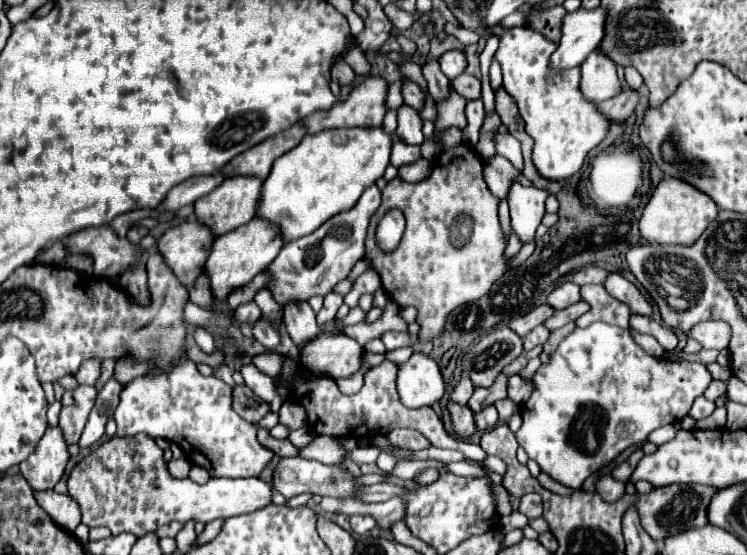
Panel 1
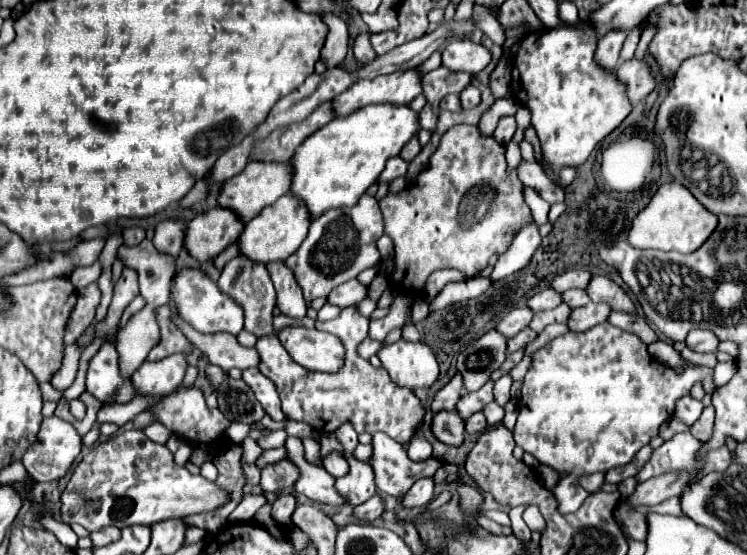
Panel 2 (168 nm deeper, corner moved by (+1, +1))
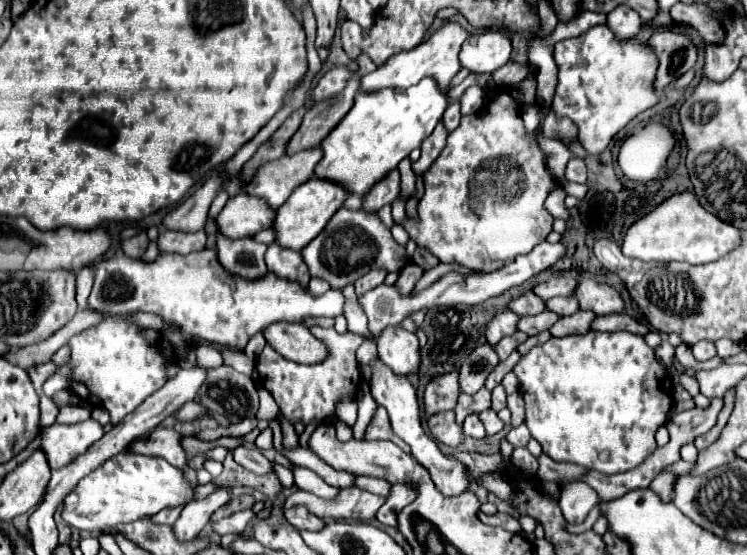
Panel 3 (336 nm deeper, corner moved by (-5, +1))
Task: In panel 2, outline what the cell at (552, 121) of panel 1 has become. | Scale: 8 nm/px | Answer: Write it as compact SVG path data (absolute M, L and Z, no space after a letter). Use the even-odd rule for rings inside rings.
M584 24L578 28L540 30L526 34L512 64L512 92L532 114L544 160L552 170L582 166L596 144L604 140L630 114L626 88L614 74L594 62L596 36Z

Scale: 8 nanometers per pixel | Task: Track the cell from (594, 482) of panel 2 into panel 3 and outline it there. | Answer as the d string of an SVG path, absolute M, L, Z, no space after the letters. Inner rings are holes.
M542 454L538 458L538 476L540 480L552 480L552 482L560 482L560 480L578 480L586 470L578 464L570 464L570 462L556 462L550 456Z

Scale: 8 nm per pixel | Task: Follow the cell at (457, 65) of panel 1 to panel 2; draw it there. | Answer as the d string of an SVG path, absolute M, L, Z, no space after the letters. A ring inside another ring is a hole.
M452 40L442 50L442 66L452 72L476 74L490 62L490 52L472 40Z

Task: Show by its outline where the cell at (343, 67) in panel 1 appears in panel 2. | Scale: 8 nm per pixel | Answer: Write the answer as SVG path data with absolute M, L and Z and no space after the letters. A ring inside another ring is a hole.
M324 14L324 22L328 24L328 36L322 48L322 60L326 68L336 68L348 52L348 26L334 14Z

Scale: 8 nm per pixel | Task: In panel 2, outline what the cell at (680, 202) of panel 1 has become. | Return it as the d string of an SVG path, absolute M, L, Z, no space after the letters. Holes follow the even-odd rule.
M670 182L662 184L652 196L650 204L634 218L628 242L634 248L656 248L656 250L678 250L682 254L690 254L698 250L704 240L712 234L718 224L718 216L708 212L682 184Z

